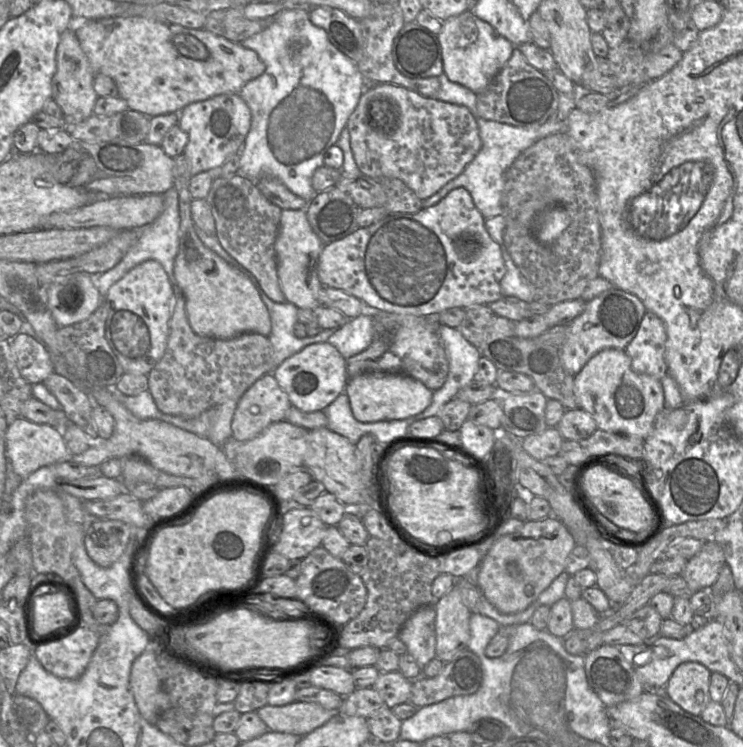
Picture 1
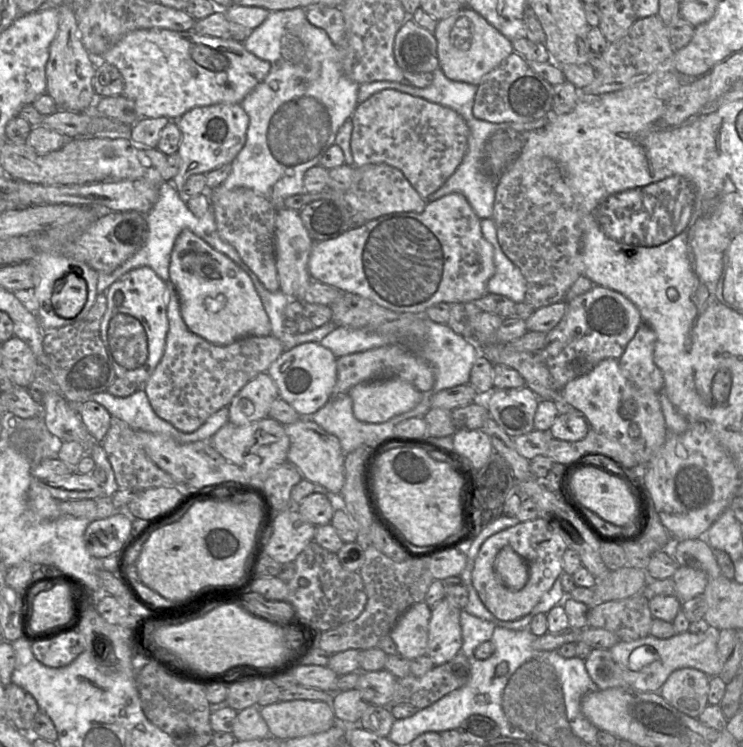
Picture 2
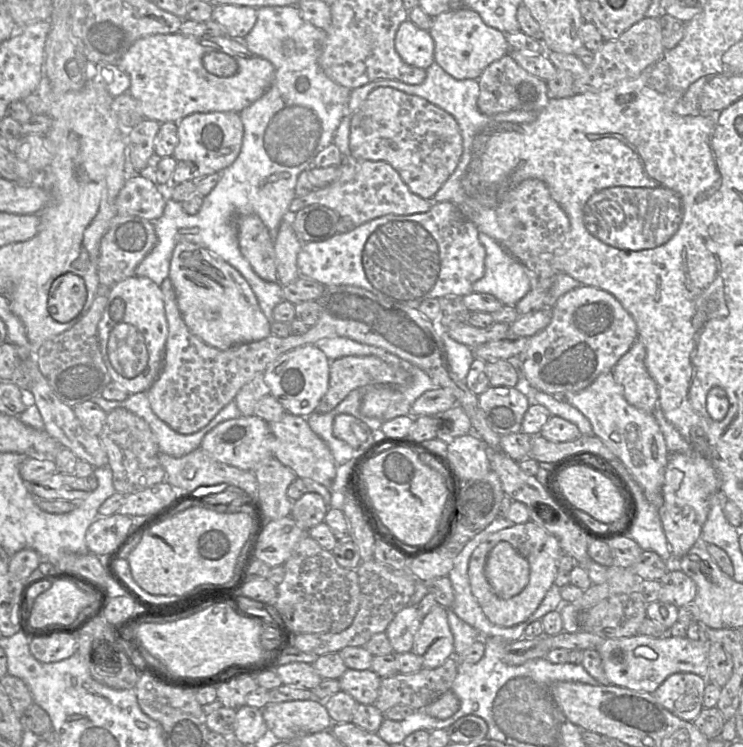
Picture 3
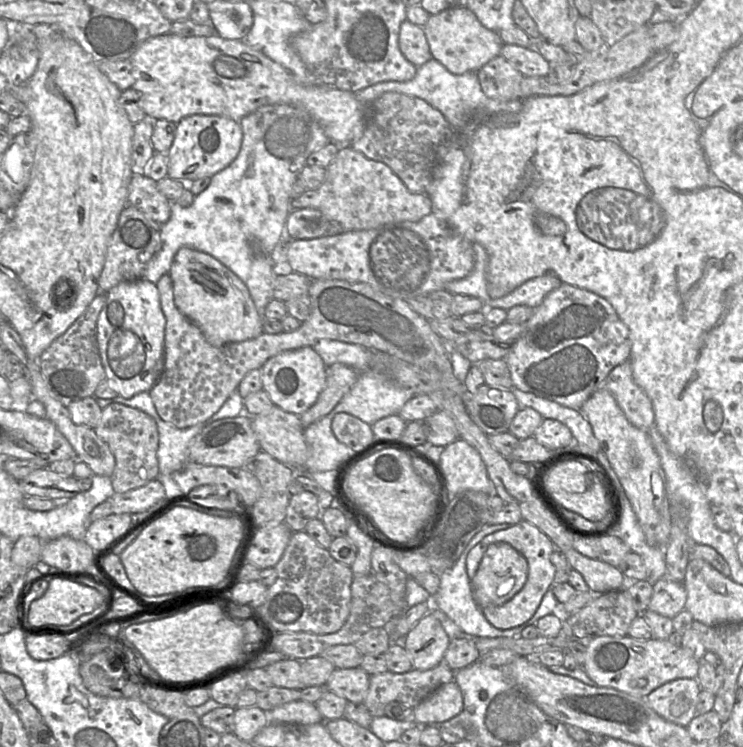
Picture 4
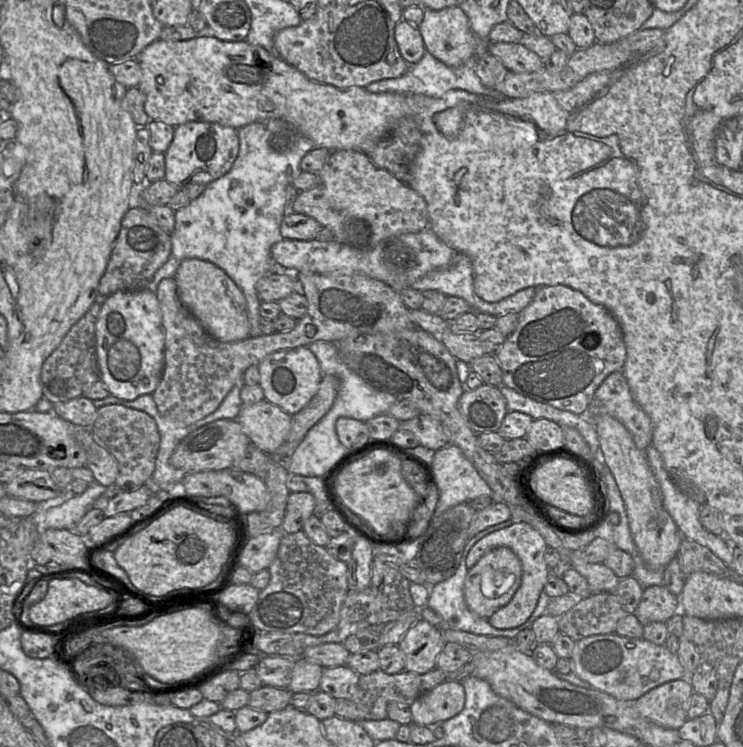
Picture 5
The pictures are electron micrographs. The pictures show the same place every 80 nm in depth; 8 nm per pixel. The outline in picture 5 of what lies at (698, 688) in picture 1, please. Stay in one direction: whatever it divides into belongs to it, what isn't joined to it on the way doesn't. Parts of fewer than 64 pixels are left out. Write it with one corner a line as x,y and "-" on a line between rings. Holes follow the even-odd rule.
687,678
666,682
634,701
645,718
664,727
678,730
688,720
689,700
694,693

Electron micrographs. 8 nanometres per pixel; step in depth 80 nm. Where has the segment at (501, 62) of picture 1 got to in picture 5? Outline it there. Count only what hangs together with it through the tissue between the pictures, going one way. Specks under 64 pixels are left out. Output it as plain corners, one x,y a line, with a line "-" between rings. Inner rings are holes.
459,6
441,10
425,8
424,18
418,29
423,37
426,50
449,67
458,67
468,60
476,60
479,55
488,52
488,39
481,39
471,27
469,18

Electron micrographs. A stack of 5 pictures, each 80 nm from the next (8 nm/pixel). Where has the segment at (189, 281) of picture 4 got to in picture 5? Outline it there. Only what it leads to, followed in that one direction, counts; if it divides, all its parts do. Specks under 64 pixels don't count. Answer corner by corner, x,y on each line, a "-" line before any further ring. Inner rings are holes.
186,258
180,263
173,279
182,305
212,337
222,342
236,342
251,336
245,296
218,266
200,259

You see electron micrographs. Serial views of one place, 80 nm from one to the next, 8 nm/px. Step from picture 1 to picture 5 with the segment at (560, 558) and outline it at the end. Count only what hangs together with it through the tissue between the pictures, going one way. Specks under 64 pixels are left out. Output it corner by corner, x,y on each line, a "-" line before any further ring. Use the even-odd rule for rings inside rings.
514,522
512,525
494,531
473,545
466,558
466,566
472,568
479,559
495,547
506,546
510,548
520,559
522,565
522,577
519,588
511,600
503,607
496,610
489,618
489,623
497,629
516,628
525,623
535,610
540,594
551,575
551,569
547,566
544,553
548,545
542,535
526,522

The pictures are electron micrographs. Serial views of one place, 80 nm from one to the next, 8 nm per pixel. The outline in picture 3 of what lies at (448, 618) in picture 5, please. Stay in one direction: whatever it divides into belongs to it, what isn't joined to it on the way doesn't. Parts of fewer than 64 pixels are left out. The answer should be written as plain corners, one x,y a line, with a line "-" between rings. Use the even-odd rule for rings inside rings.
497,517
485,529
476,534
471,540
467,542
462,551
454,558
453,568
447,575
452,583
455,593
455,599
451,609
463,621
474,627
481,634
482,637
502,638
502,640
505,641
519,640
523,637
525,628
531,623
530,617
526,621
511,627
503,627
491,622
483,612
476,598
474,597
468,576
469,559
473,551
477,548
477,546
490,534
505,528
509,528
514,524
515,524
514,522
507,519
506,517

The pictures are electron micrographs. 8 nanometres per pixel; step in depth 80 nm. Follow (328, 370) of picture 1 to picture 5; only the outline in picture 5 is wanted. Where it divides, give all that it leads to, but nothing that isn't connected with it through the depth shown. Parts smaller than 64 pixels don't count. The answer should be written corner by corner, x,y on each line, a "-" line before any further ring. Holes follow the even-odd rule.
306,346
273,352
258,364
258,368
259,385
264,391
265,399
290,415
297,414
312,400
323,378
317,357

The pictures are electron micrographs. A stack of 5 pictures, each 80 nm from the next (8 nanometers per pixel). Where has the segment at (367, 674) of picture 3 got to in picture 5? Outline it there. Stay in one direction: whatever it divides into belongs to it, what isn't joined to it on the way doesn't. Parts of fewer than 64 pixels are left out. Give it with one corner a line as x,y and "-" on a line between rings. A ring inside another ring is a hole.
347,665
325,667
319,689
336,699
352,700
356,693
360,674

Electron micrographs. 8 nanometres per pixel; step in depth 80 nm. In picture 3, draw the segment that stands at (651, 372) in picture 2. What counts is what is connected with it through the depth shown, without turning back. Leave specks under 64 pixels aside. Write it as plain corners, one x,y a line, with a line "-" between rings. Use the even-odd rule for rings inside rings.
637,339
612,370
615,381
622,387
629,404
654,413
659,405
659,390
646,367
646,348

